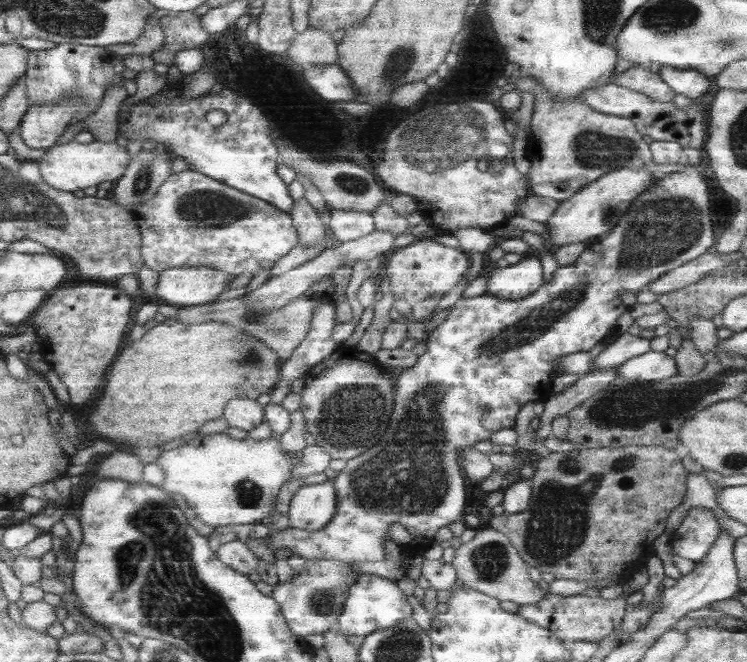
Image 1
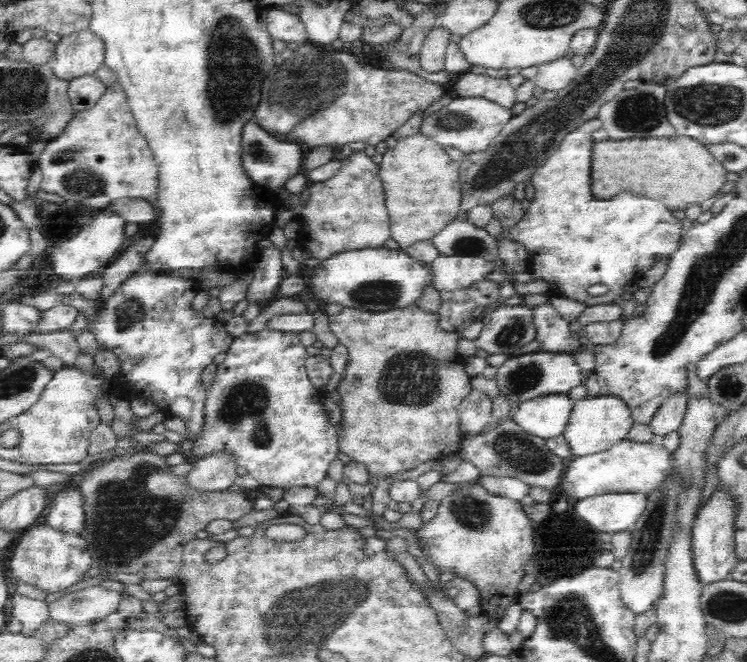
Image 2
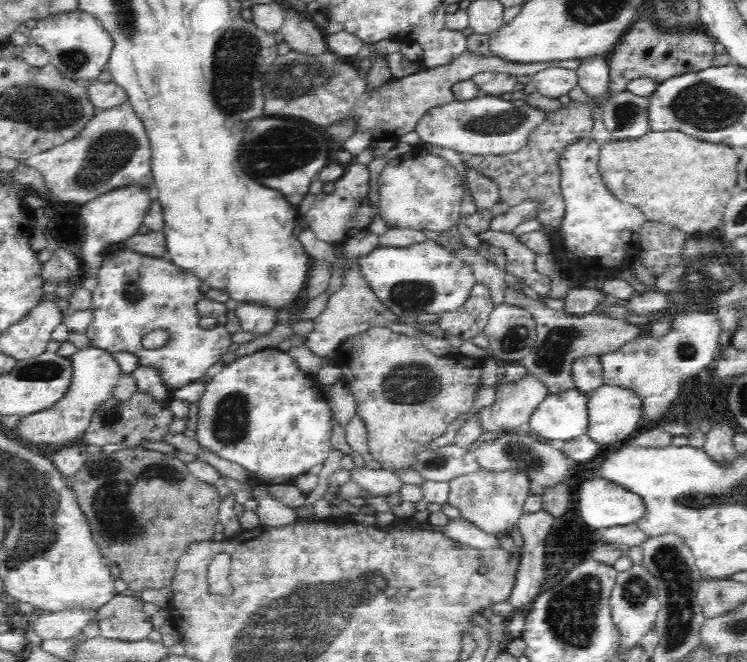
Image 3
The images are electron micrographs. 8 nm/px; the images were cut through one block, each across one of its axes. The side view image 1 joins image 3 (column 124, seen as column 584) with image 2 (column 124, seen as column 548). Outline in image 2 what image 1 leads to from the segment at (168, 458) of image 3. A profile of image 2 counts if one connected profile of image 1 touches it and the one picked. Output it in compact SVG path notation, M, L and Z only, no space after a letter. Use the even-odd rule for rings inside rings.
M149 449L144 451L135 452L132 454L122 454L120 456L114 456L110 459L103 459L96 461L90 465L88 470L82 471L76 477L76 482L78 483L80 493L82 494L84 504L84 528L80 530L80 536L84 537L87 542L88 548L91 551L92 560L99 570L107 570L108 572L125 572L126 574L139 574L141 580L175 580L182 568L182 553L184 545L188 541L194 540L198 532L202 532L213 520L229 520L234 522L242 518L244 514L248 514L250 510L254 507L252 502L244 496L240 491L230 492L230 491L217 491L217 492L203 492L194 487L188 485L188 480L184 475L179 475L174 473L167 463L166 456L162 456L157 452L152 452Z

